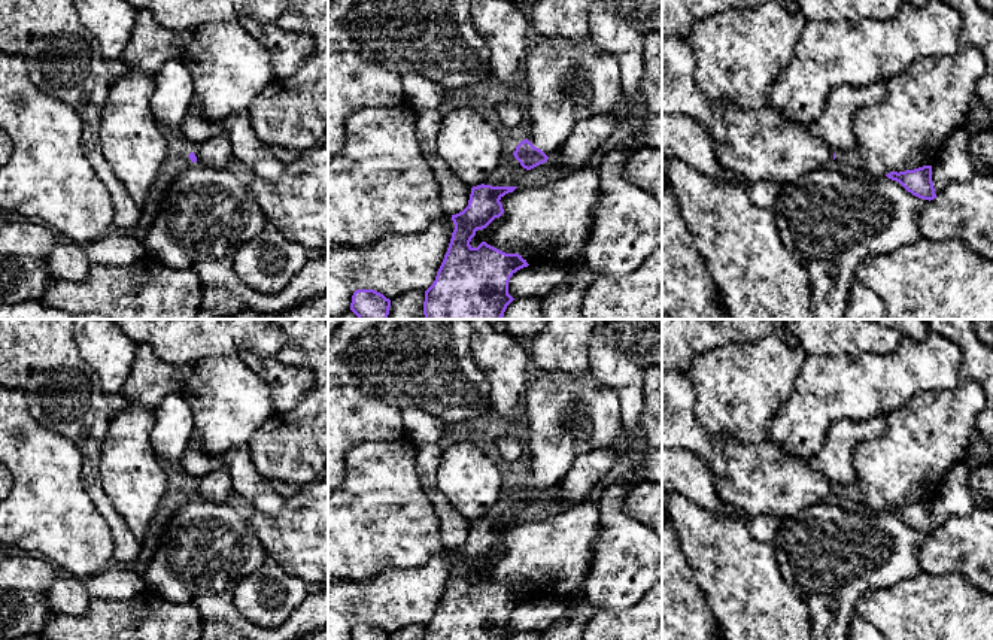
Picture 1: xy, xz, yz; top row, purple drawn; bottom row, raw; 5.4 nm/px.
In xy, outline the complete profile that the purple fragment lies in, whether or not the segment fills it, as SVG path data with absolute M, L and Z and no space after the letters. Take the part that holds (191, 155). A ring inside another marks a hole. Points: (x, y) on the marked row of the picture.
M215 136L191 152L189 160L209 169L227 169L236 158L230 140L224 136Z

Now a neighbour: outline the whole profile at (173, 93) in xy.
M182 58L167 60L155 75L151 100L157 122L170 136L177 136L182 119L194 100L194 81Z

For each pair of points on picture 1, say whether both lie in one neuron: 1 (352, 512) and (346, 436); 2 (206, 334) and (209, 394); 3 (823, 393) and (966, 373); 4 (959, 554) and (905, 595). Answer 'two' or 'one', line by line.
1: two
2: two
3: two
4: two

